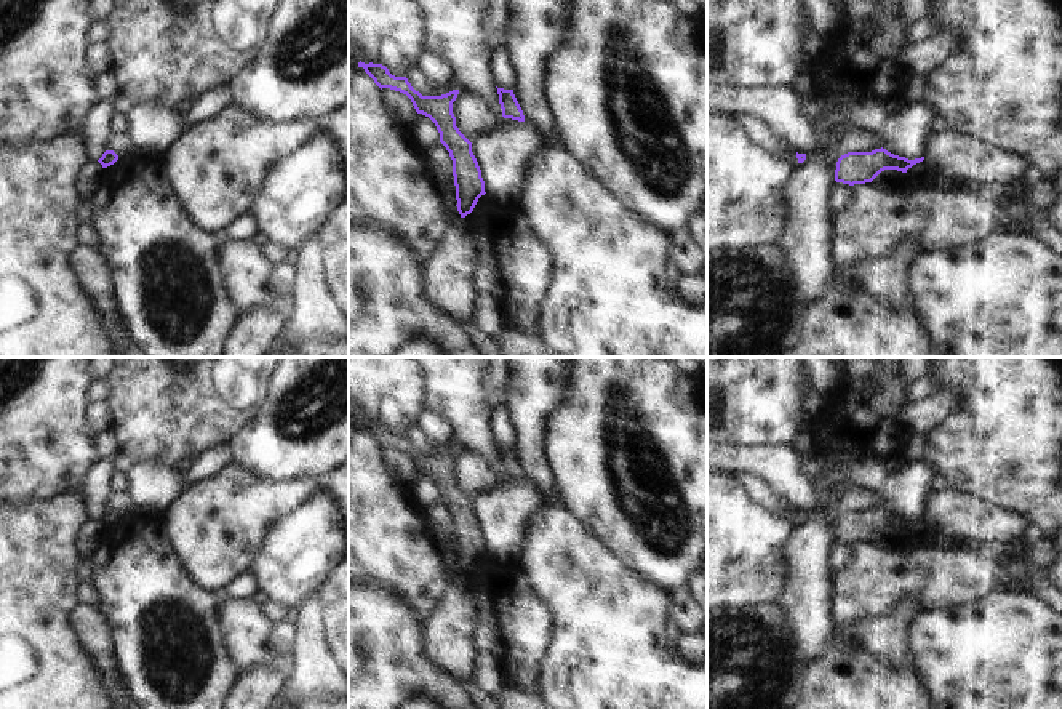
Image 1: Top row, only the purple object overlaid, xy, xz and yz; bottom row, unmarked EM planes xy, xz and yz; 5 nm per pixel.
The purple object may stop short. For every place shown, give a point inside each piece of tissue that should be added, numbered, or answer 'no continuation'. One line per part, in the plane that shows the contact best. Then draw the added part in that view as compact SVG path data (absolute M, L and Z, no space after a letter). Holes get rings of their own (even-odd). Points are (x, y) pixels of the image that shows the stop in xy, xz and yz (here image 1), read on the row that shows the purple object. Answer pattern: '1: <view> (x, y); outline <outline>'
no continuation

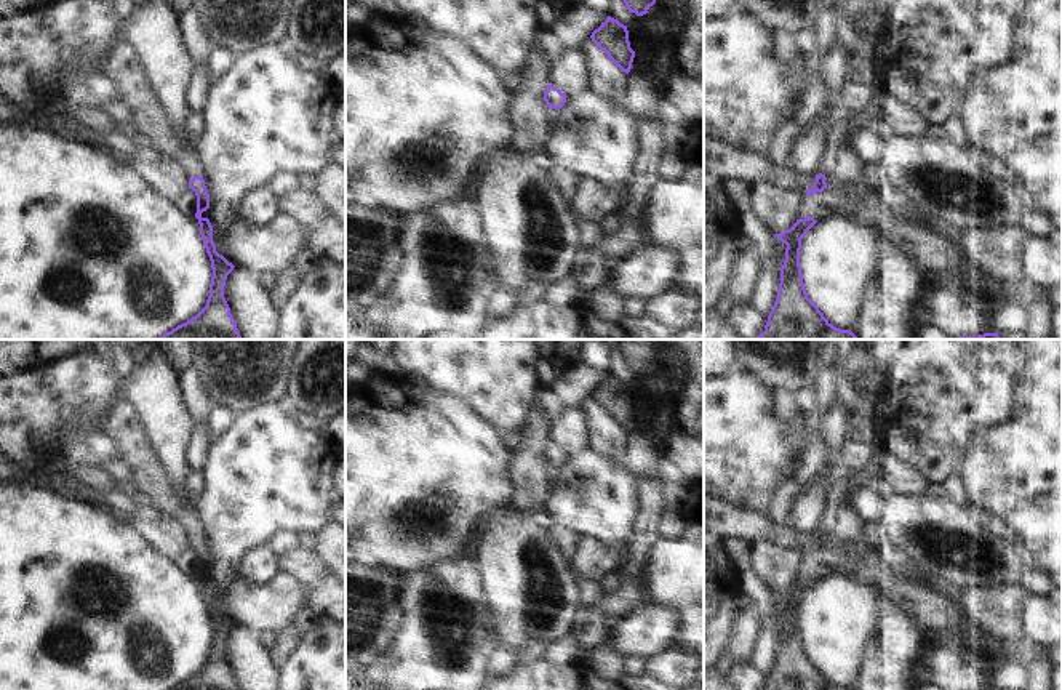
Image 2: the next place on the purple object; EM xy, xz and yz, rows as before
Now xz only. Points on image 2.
no continuation

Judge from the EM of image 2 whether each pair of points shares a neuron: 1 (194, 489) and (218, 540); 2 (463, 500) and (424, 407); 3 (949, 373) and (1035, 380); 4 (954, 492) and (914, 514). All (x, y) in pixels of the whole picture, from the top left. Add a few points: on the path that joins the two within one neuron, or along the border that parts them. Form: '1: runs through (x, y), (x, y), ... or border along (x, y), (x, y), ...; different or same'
1: border along (200, 473), (202, 489), (194, 497); different
2: runs through (440, 477), (424, 461), (424, 429); same
3: border along (1026, 356), (1011, 415); different
4: border along (946, 497), (966, 509); different

